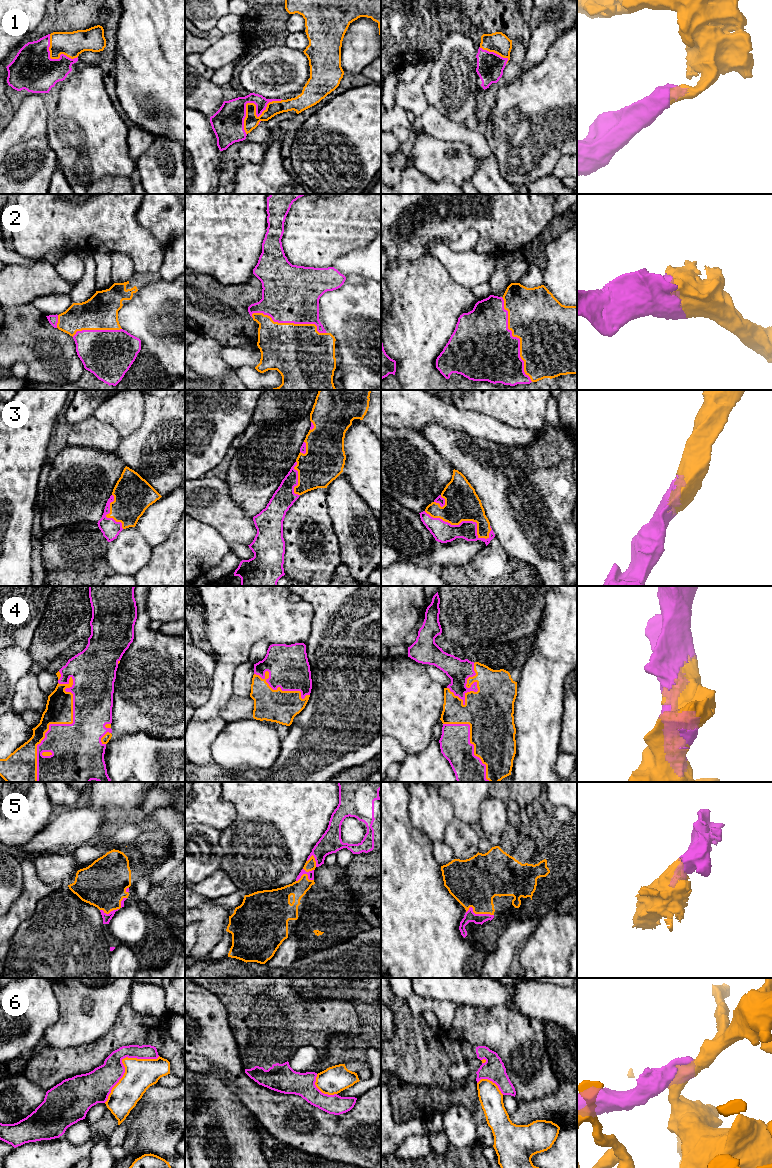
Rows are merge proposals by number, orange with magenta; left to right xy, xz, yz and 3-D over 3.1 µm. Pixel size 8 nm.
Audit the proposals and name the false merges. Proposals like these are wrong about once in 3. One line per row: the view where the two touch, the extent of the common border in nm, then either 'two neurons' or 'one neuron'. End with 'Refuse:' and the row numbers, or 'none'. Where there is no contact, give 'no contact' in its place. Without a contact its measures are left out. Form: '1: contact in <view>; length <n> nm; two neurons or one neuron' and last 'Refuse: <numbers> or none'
1: contact in xz; length 400 nm; one neuron
2: contact in yz; length 700 nm; one neuron
3: contact in yz; length 550 nm; one neuron
4: contact in xy; length 900 nm; one neuron
5: contact in xz; length 170 nm; one neuron
6: contact in xy; length 600 nm; two neurons
Refuse: 6

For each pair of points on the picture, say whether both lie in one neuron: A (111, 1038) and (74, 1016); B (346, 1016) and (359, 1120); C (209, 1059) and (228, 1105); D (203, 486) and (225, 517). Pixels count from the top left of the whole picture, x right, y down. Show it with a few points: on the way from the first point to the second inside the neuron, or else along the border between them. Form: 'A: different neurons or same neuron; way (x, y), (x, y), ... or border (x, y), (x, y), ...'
A: different neurons; border (118, 1015), (115, 1023), (104, 1034), (83, 1045)
B: different neurons; border (357, 1098), (349, 1110), (337, 1114)
C: different neurons; border (199, 1073), (216, 1074), (231, 1091)
D: same neuron; way (203, 494), (217, 509)

